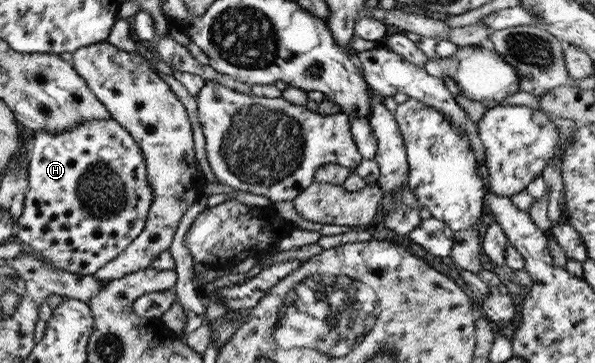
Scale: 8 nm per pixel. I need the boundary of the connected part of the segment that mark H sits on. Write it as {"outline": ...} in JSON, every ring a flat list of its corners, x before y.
{"outline":[[91,119,91,121,83,121,75,127,71,127,69,131,61,131,61,133,47,133,47,131,37,131,34,133,29,144,28,151,28,168,27,168,27,189,24,193,22,201,22,210,18,215,17,220,17,239,21,241,21,244,25,245,28,250,34,250,38,252,44,260,50,261,57,269,68,271,77,275,93,275,100,267,103,267,110,259,121,254,129,244,135,239,141,230,143,229,146,215,153,199,152,189,149,188,149,182,147,182,147,171,145,170,145,161,143,161,143,155,141,150,129,133,125,129,119,126,115,121,107,119,107,121,97,121,97,119]]}

